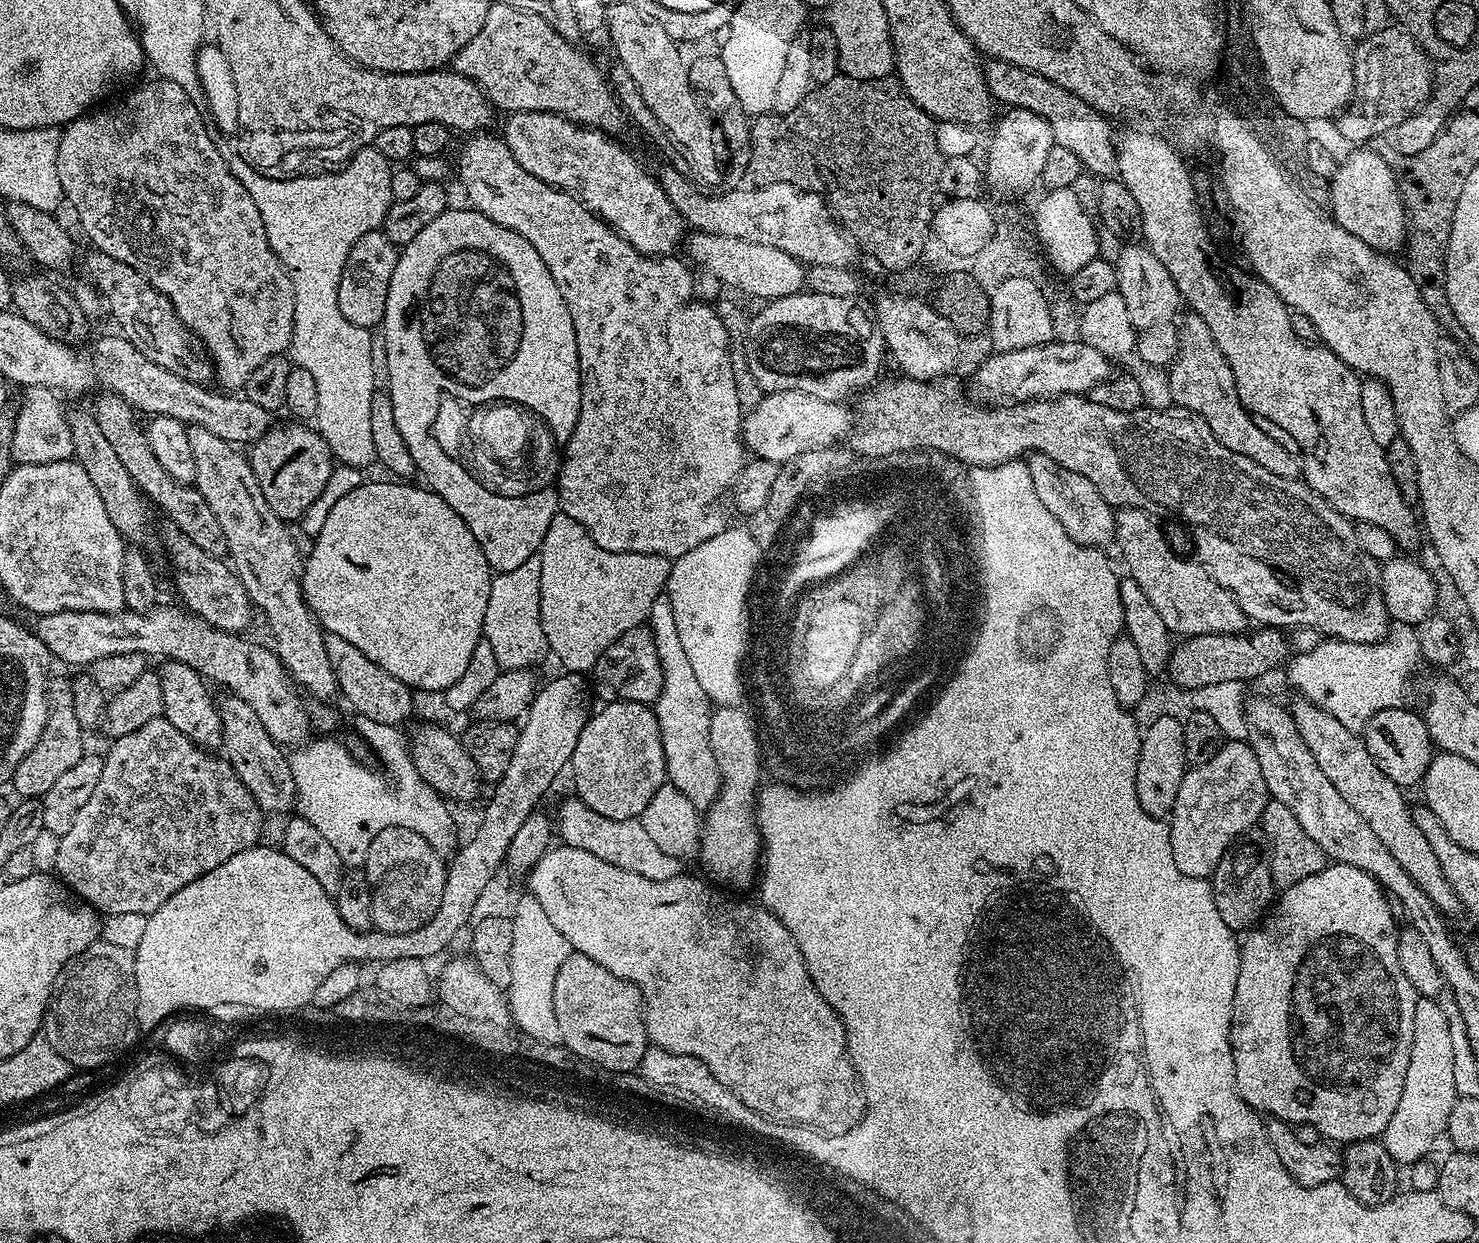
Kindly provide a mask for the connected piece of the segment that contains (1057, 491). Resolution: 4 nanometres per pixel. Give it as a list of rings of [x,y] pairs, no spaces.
[[[1041,452],[1031,453],[1026,460],[1028,477],[1034,482],[1034,492],[1038,494],[1038,502],[1062,522],[1062,530],[1074,538],[1074,542],[1083,544],[1086,548],[1103,549],[1104,544],[1111,545],[1116,535],[1116,512],[1114,508],[1104,500],[1102,494],[1088,478],[1082,478],[1082,474],[1074,474],[1074,470],[1066,470],[1054,458],[1050,458]]]

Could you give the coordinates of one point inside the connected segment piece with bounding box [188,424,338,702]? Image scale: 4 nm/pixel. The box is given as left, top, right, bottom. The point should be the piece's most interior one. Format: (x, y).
(262, 553)

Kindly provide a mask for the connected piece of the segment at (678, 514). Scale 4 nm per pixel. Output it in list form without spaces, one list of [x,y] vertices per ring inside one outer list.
[[[472,134],[460,148],[460,184],[468,195],[467,203],[475,211],[480,212],[490,222],[502,226],[506,230],[514,230],[538,250],[538,258],[546,262],[546,270],[550,270],[554,282],[558,282],[558,290],[562,290],[562,298],[566,298],[566,306],[570,310],[570,318],[574,322],[574,338],[578,342],[578,362],[580,363],[580,409],[578,422],[570,434],[567,444],[562,448],[560,470],[556,477],[556,496],[560,499],[559,511],[564,512],[574,522],[578,522],[590,534],[590,538],[602,550],[611,552],[629,552],[630,554],[658,554],[675,558],[694,550],[694,546],[702,546],[706,538],[714,538],[714,534],[722,534],[726,521],[716,516],[716,508],[712,503],[720,495],[727,493],[736,483],[736,476],[746,463],[746,449],[742,439],[742,409],[738,402],[738,386],[736,385],[737,369],[732,368],[732,356],[728,353],[728,330],[719,311],[713,305],[704,303],[692,295],[693,273],[688,272],[689,265],[683,259],[657,258],[644,256],[630,242],[624,239],[615,228],[604,223],[596,213],[585,208],[571,192],[562,192],[551,184],[534,178],[534,174],[526,174],[518,162],[510,154],[506,142],[499,135]]]

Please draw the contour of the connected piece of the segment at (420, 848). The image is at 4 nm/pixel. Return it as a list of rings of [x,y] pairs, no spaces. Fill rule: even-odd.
[[[387,828],[370,842],[364,856],[362,871],[372,891],[372,928],[378,932],[406,934],[426,926],[442,902],[446,864],[441,853],[436,852],[414,830]]]

